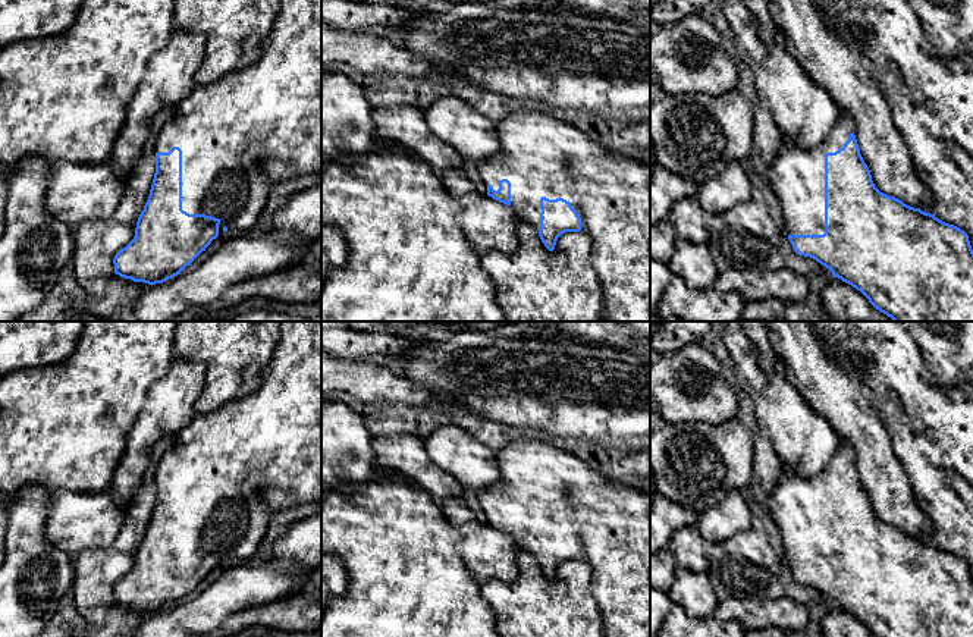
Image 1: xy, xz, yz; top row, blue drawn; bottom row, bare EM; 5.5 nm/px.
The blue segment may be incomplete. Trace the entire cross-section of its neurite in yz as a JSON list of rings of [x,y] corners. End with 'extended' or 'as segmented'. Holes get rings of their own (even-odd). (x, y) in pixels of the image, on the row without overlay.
[[[842,440],[831,465],[820,473],[801,477],[791,470],[781,470],[768,508],[781,531],[792,578],[829,597],[834,606],[860,619],[875,637],[973,637],[973,578],[969,564],[875,515],[860,483],[853,446],[847,440]]]; extended

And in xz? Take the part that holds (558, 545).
[[[520,439],[508,443],[496,452],[499,480],[478,492],[478,502],[487,514],[487,524],[493,528],[511,534],[518,550],[528,552],[540,565],[549,580],[555,578],[558,567],[565,561],[583,559],[591,567],[591,594],[594,596],[603,621],[603,637],[650,637],[650,495],[621,484],[616,480],[590,468],[575,455],[552,446],[539,439]]]; extended

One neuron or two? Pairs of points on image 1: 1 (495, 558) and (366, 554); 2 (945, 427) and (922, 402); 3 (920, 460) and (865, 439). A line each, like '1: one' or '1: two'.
1: two
2: one
3: two

